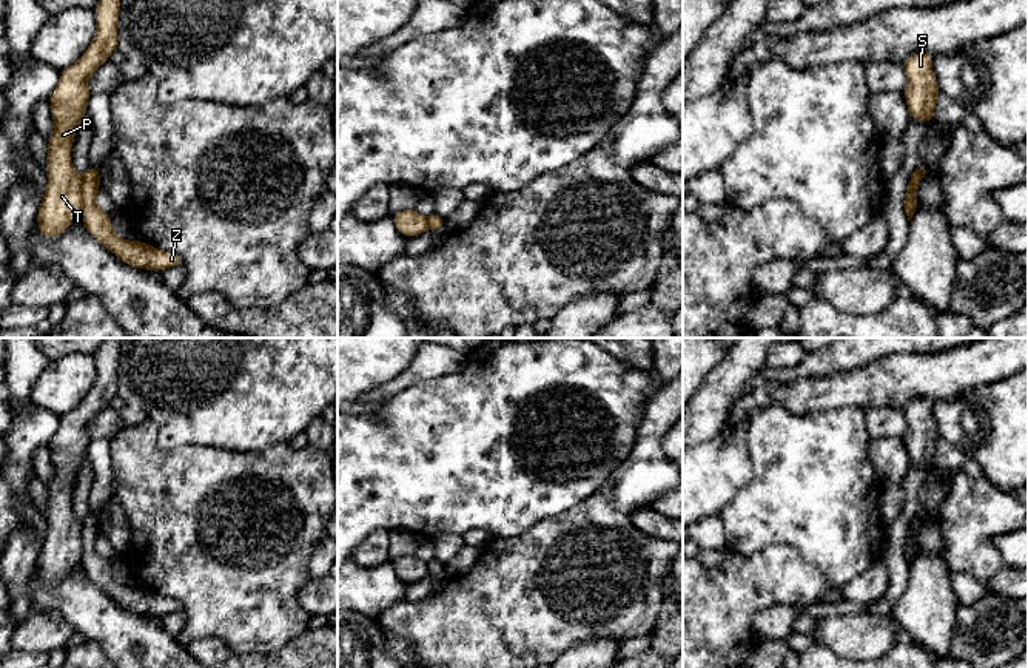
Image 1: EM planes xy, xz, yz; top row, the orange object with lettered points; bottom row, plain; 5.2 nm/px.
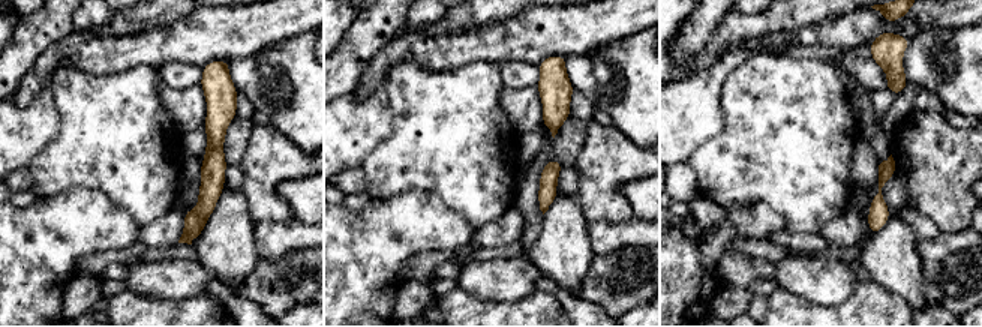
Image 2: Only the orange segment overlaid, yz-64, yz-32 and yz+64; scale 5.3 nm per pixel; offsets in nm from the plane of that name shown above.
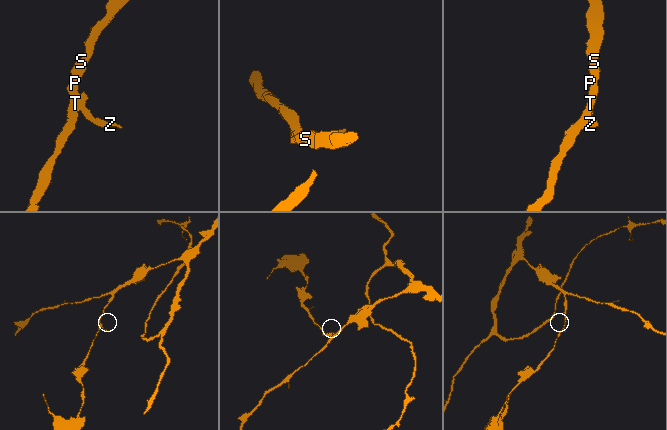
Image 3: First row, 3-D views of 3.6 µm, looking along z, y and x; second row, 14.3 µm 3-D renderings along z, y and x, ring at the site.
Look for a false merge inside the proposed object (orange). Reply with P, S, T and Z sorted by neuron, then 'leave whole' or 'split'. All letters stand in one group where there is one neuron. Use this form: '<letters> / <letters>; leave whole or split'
P S T / Z; split

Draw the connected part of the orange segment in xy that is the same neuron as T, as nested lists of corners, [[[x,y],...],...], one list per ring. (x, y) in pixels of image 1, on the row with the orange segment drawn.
[[[100,0],[94,8],[96,35],[83,56],[60,71],[49,105],[54,134],[48,139],[48,185],[37,213],[39,233],[59,238],[82,216],[82,177],[71,160],[76,131],[86,114],[88,79],[117,49],[120,0]]]

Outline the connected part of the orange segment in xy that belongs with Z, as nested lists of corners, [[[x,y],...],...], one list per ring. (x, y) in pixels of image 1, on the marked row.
[[[88,167],[82,180],[82,216],[88,231],[114,256],[134,268],[163,272],[176,265],[183,265],[179,255],[159,250],[140,239],[129,241],[114,234],[111,214],[105,214],[99,204],[100,170]]]

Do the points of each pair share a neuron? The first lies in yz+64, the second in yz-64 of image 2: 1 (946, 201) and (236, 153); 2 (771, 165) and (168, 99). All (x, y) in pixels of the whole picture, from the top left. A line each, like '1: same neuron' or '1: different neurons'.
1: different neurons
2: different neurons

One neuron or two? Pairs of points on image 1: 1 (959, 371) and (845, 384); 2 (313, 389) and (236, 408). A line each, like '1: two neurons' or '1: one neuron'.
1: one neuron
2: one neuron

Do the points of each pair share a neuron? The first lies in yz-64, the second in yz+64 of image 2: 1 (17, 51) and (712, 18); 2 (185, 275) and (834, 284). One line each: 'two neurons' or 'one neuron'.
1: one neuron
2: one neuron

